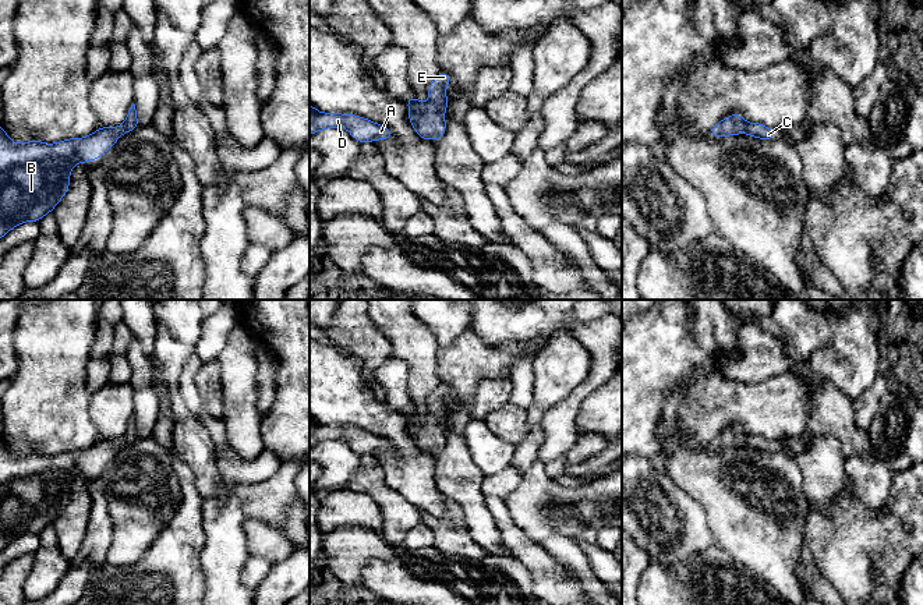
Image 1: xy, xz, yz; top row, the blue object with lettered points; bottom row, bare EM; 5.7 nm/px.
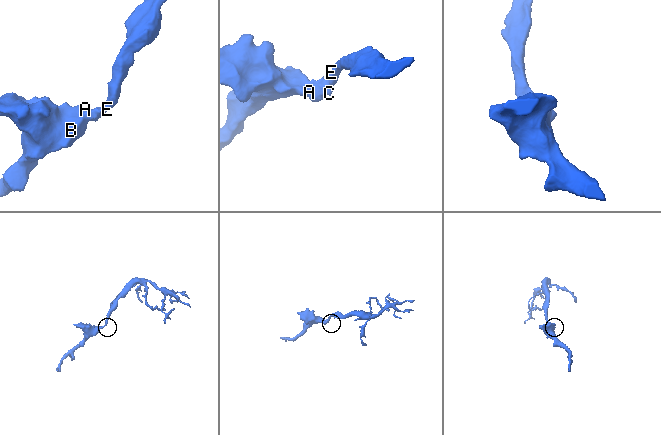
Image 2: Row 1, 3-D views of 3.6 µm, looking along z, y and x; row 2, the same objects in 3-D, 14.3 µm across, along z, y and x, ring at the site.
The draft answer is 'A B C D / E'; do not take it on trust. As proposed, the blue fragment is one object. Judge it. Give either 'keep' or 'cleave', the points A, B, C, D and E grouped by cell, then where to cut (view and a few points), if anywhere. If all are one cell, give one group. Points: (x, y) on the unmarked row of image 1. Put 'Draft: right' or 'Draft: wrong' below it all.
keep; groups A B C D E; cut none
Draft: wrong

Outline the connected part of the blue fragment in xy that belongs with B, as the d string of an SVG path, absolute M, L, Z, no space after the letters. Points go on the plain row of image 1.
M132 415L119 439L99 439L85 450L56 456L13 456L0 438L0 551L24 534L40 534L70 500L75 475L96 474L124 446L139 439Z

